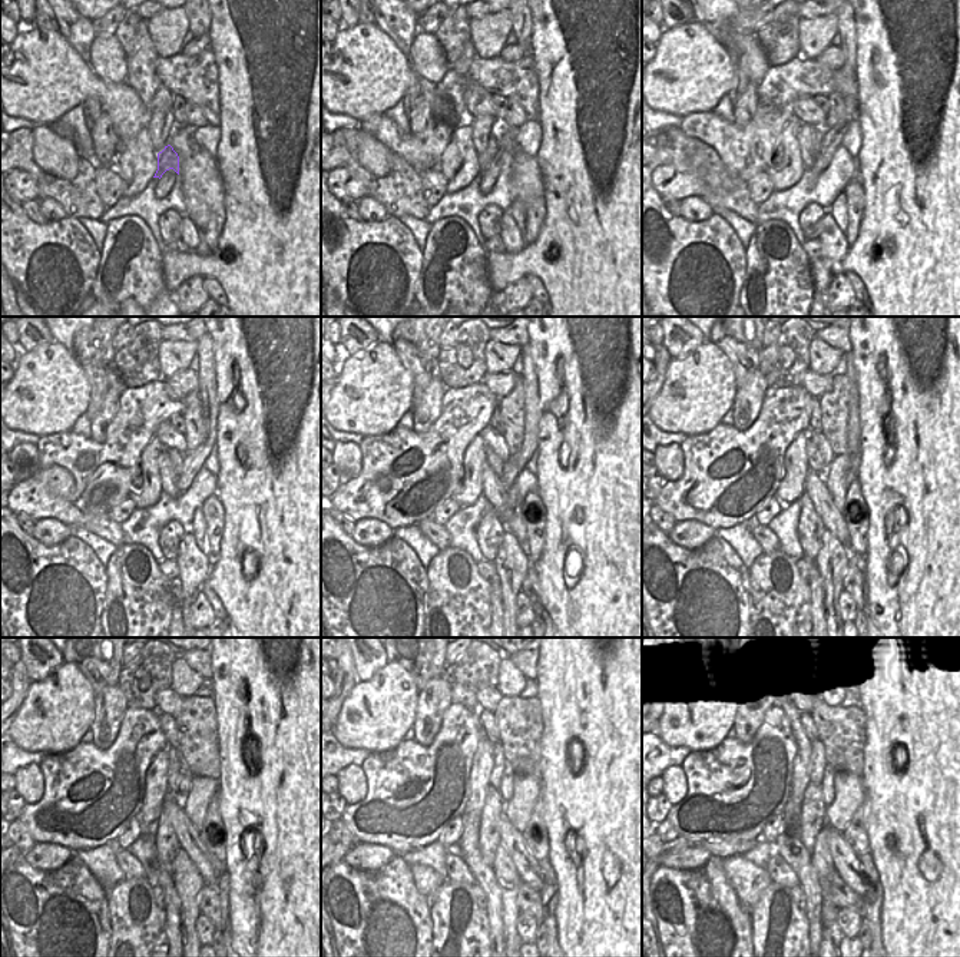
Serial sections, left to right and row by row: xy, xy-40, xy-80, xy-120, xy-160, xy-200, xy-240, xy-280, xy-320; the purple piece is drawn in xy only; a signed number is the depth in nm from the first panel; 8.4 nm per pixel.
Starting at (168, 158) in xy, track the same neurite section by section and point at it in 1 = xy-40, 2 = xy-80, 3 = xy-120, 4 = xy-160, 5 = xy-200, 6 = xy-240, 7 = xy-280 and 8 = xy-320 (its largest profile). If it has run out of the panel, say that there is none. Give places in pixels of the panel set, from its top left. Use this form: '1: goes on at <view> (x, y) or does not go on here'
1: goes on at xy-40 (486, 158)
2: goes on at xy-80 (818, 132)
3: goes on at xy-120 (175, 457)
4: goes on at xy-160 (492, 459)
5: goes on at xy-200 (813, 456)
6: goes on at xy-240 (174, 755)
7: goes on at xy-280 (497, 758)
8: goes on at xy-320 (818, 761)

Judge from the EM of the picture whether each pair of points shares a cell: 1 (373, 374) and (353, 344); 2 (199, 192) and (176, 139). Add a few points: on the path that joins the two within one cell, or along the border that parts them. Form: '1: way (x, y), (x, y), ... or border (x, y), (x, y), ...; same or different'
1: border (378, 340), (350, 356); different
2: way (199, 179), (197, 165), (189, 152); same

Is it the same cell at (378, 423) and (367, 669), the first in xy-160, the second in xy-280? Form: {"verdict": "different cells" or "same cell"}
{"verdict": "different cells"}

